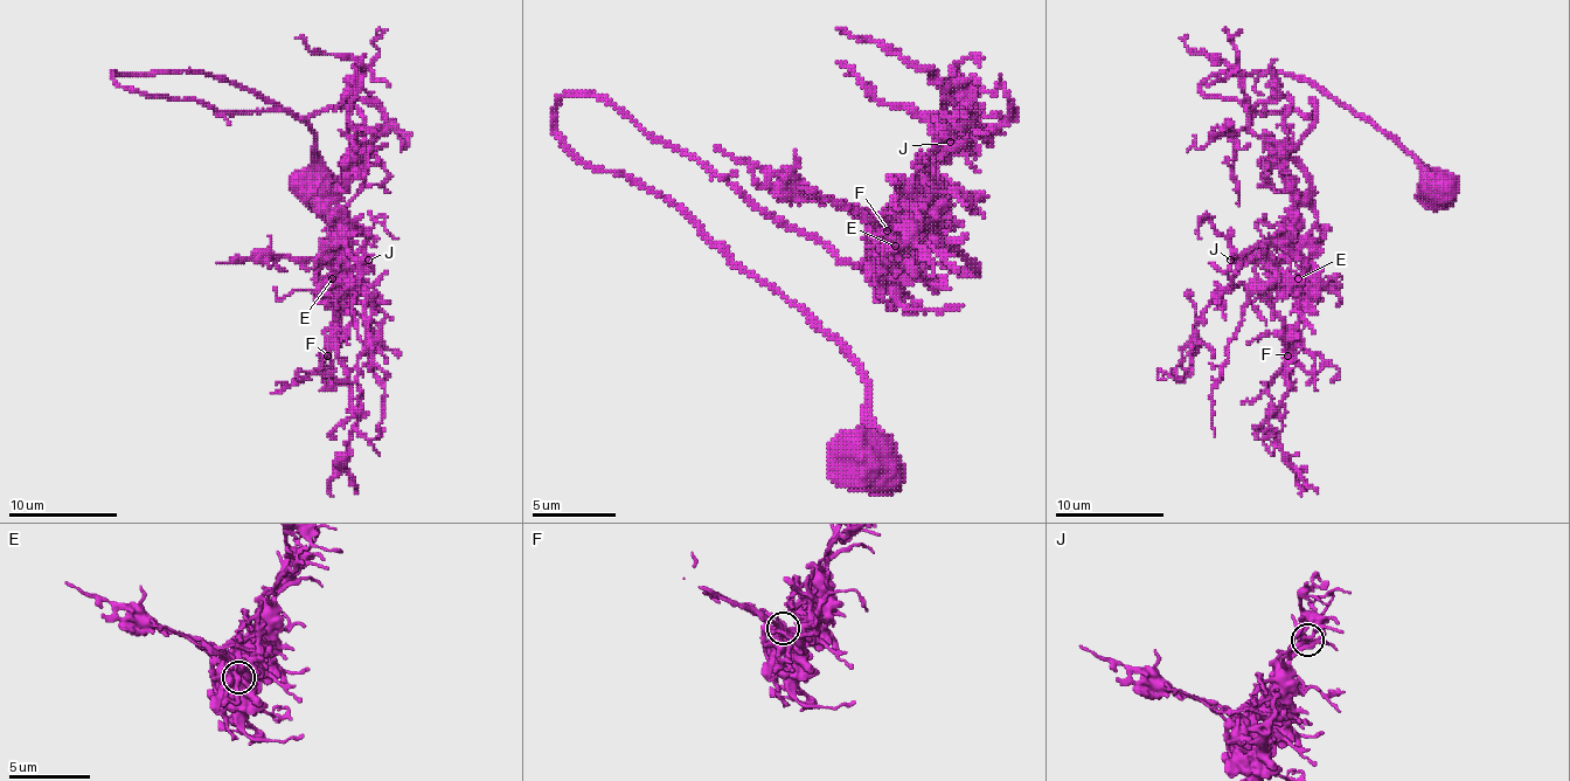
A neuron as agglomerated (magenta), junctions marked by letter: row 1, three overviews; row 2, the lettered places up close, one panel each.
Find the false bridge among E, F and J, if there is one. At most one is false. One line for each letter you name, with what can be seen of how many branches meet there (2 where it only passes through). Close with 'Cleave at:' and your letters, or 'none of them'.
Cleave at: none of them

